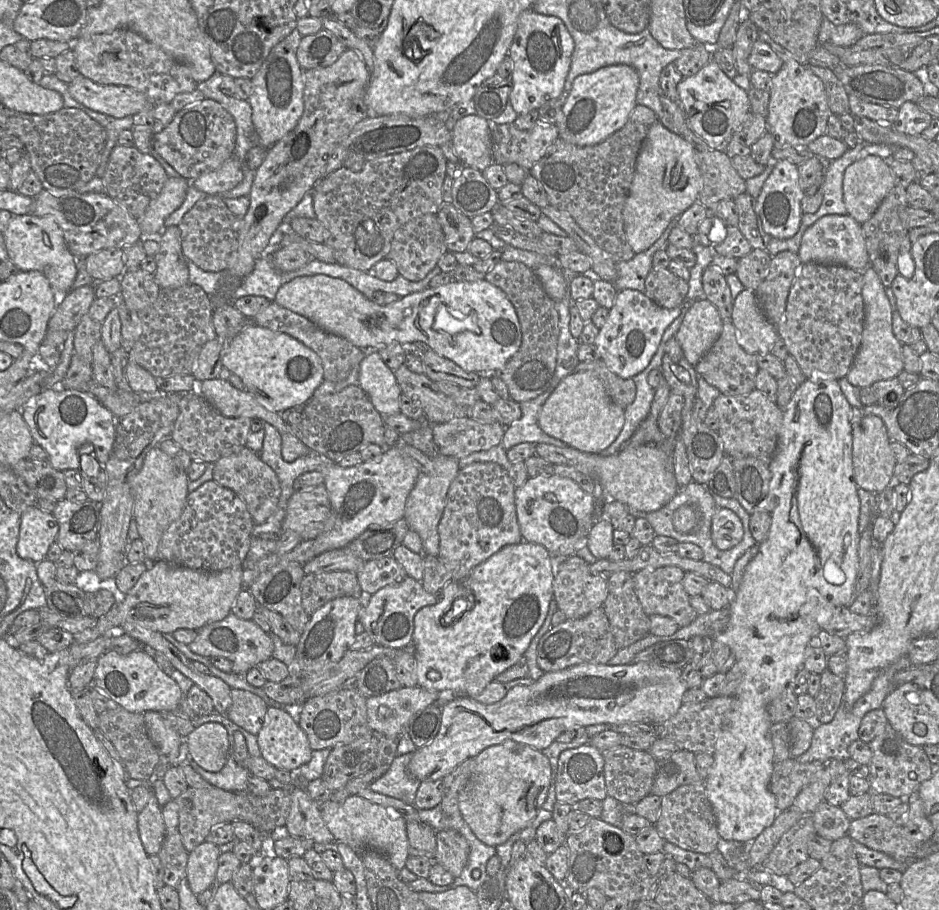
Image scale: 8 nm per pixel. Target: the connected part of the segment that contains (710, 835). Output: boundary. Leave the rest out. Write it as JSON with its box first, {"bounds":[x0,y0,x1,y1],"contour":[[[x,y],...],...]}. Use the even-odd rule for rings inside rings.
{"bounds":[653,782,720,854],"contour":[[[704,782],[683,785],[661,799],[661,812],[653,825],[666,841],[695,853],[710,854],[720,839],[717,818],[707,797]]]}

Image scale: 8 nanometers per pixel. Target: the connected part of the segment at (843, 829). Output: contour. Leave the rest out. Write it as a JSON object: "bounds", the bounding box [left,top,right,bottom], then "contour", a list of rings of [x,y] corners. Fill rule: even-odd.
{"bounds":[811,800,851,841],"contour":[[[824,800],[811,816],[816,833],[828,840],[835,841],[848,834],[851,820],[840,806],[833,806]]]}

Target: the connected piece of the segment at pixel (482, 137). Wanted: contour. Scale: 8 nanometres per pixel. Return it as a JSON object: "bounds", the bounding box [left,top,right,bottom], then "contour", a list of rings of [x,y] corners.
{"bounds":[452,115,494,171],"contour":[[[479,115],[460,118],[452,131],[452,144],[459,162],[483,171],[494,163],[490,122]]]}

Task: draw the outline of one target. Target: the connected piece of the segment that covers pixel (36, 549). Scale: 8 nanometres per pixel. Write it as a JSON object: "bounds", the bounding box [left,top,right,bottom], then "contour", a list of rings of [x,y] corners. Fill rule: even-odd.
{"bounds":[16,507,58,563],"contour":[[[29,507],[21,514],[16,551],[21,558],[39,563],[46,559],[57,533],[58,523],[52,513]]]}

